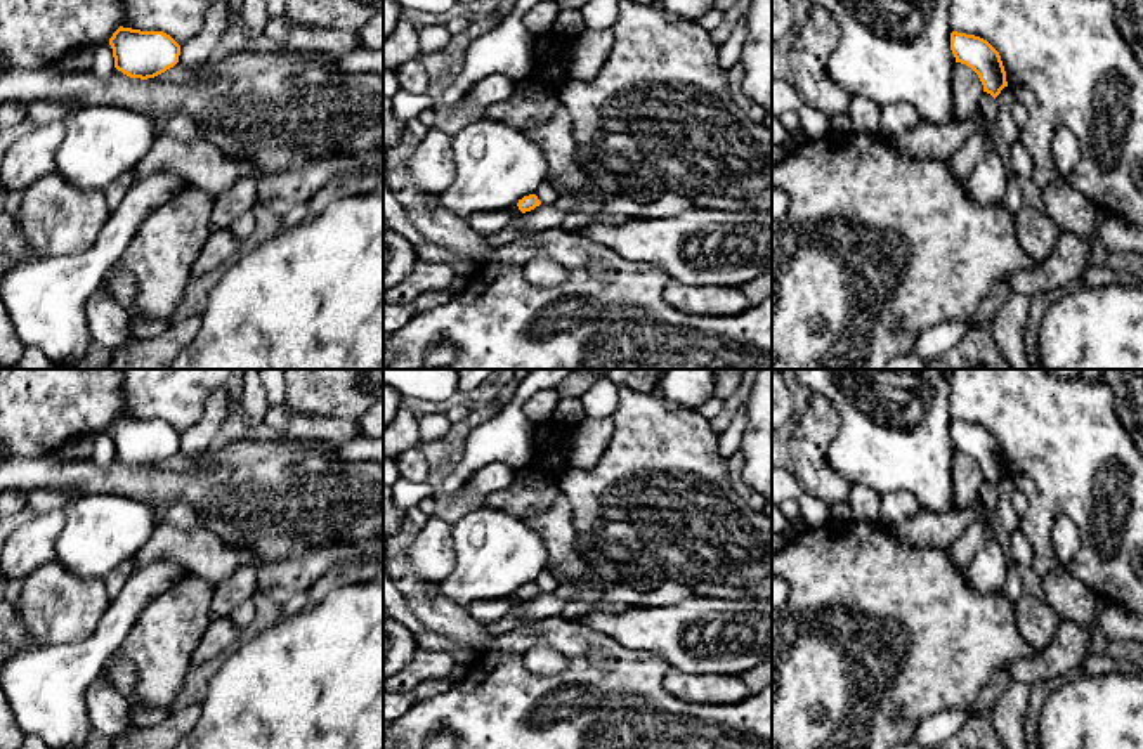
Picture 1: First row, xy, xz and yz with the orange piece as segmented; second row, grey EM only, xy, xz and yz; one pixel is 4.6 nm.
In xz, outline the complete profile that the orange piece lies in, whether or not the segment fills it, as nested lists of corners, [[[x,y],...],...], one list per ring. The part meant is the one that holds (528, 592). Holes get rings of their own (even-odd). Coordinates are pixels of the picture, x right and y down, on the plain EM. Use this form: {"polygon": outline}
{"polygon": [[[543,570],[536,583],[524,584],[519,588],[517,595],[522,602],[534,598],[539,593],[553,593],[558,586],[558,581],[550,570]]]}

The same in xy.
{"polygon": [[[120,414],[109,427],[114,456],[130,466],[154,466],[179,451],[180,433],[163,420]]]}

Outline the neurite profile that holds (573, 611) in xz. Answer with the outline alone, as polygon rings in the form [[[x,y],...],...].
[[[574,600],[574,602],[567,602],[560,612],[560,617],[564,621],[571,621],[571,622],[578,622],[581,617],[586,617],[597,610],[602,610],[602,612],[621,612],[621,610],[626,610],[628,605],[623,605],[623,603],[612,603],[612,605],[607,605],[607,603],[591,603],[591,602],[585,602],[585,600]]]

